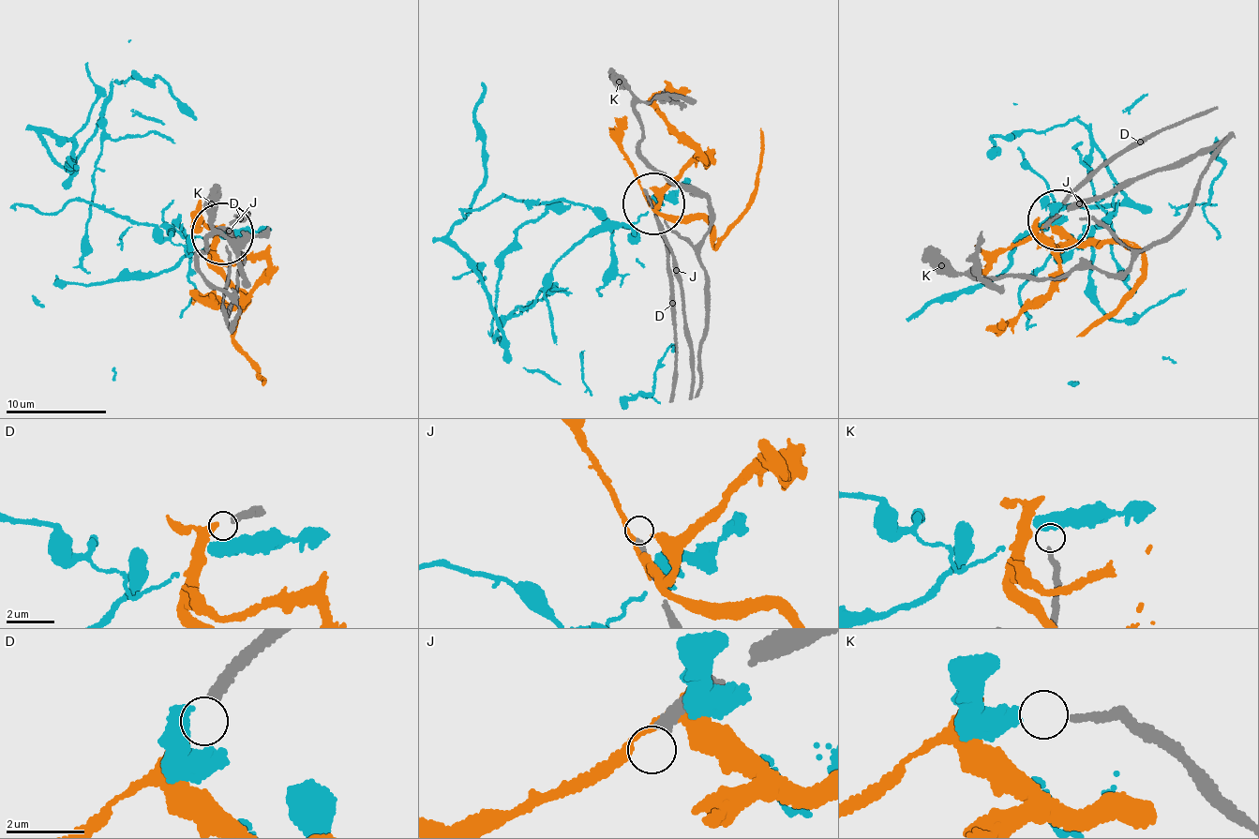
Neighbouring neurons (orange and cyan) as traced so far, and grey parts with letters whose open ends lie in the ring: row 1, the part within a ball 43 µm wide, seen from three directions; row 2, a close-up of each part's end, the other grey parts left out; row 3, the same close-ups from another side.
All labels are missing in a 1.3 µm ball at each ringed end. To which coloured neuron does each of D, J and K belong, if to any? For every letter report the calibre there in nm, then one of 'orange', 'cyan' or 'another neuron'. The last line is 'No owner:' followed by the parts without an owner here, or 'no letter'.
D: 220 nm thick; orange
J: 280 nm thick; another neuron
K: 170 nm thick; cyan
No owner: J

